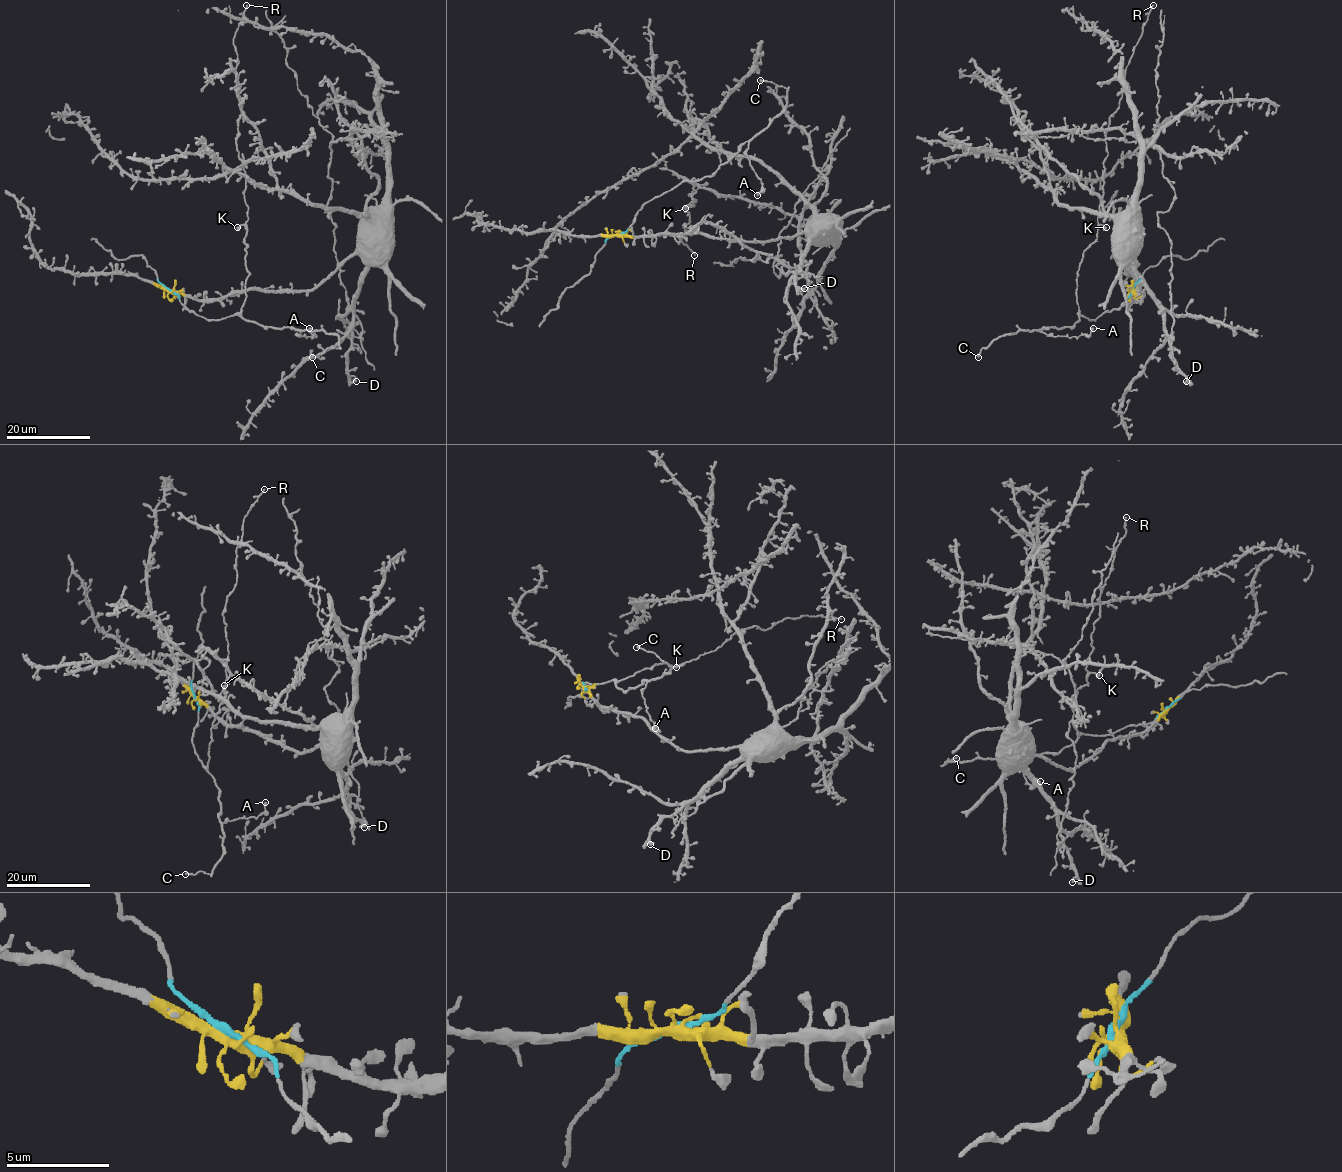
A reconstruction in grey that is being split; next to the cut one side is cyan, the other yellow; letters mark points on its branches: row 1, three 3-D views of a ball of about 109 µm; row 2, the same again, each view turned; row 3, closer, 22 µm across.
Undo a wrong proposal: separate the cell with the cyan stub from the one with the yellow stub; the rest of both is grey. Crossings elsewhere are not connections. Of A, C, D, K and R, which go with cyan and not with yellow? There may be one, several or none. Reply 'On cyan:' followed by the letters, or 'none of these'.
On cyan: A, C, K, R

